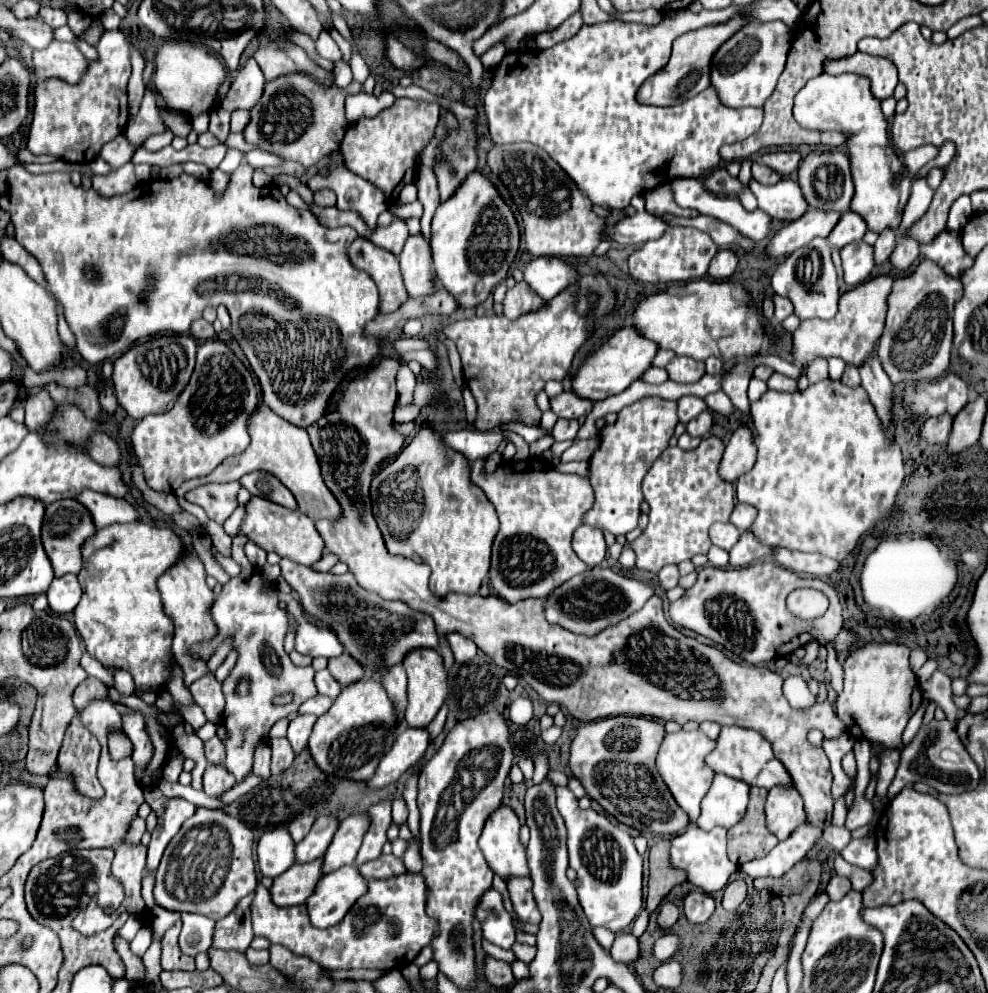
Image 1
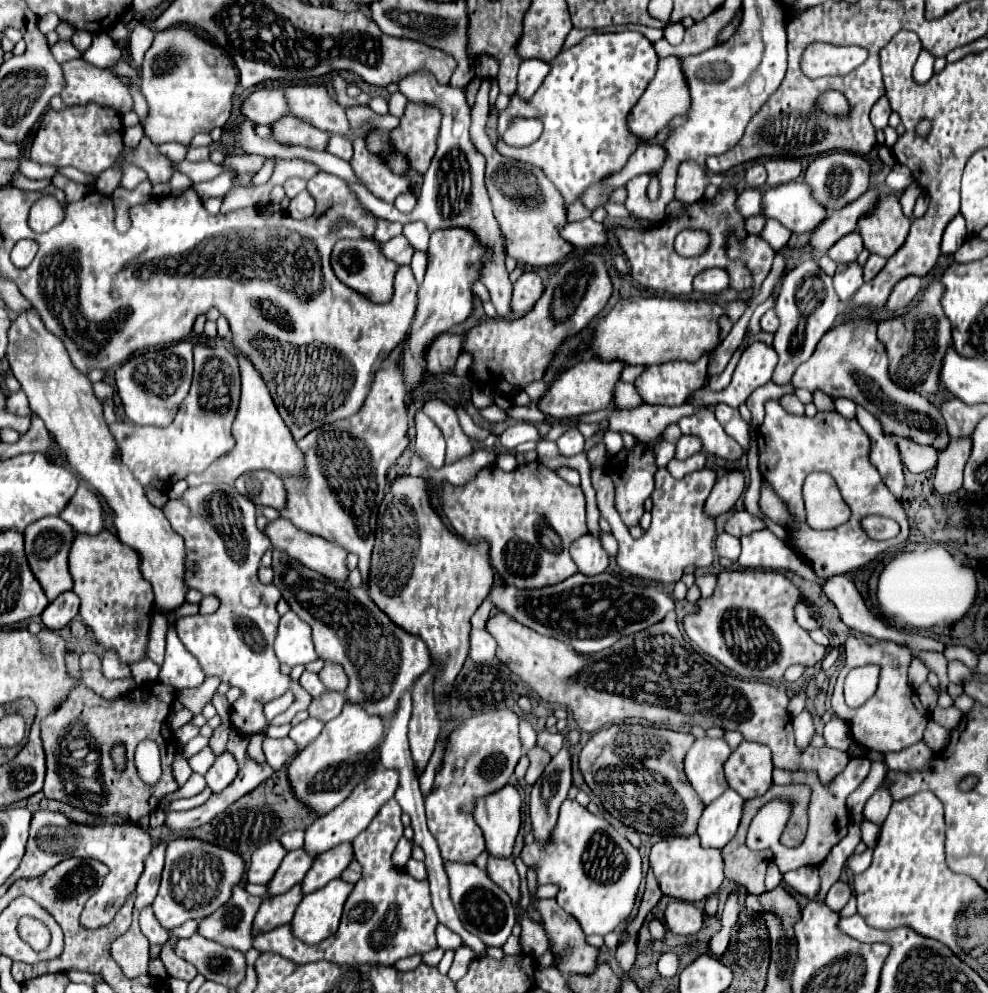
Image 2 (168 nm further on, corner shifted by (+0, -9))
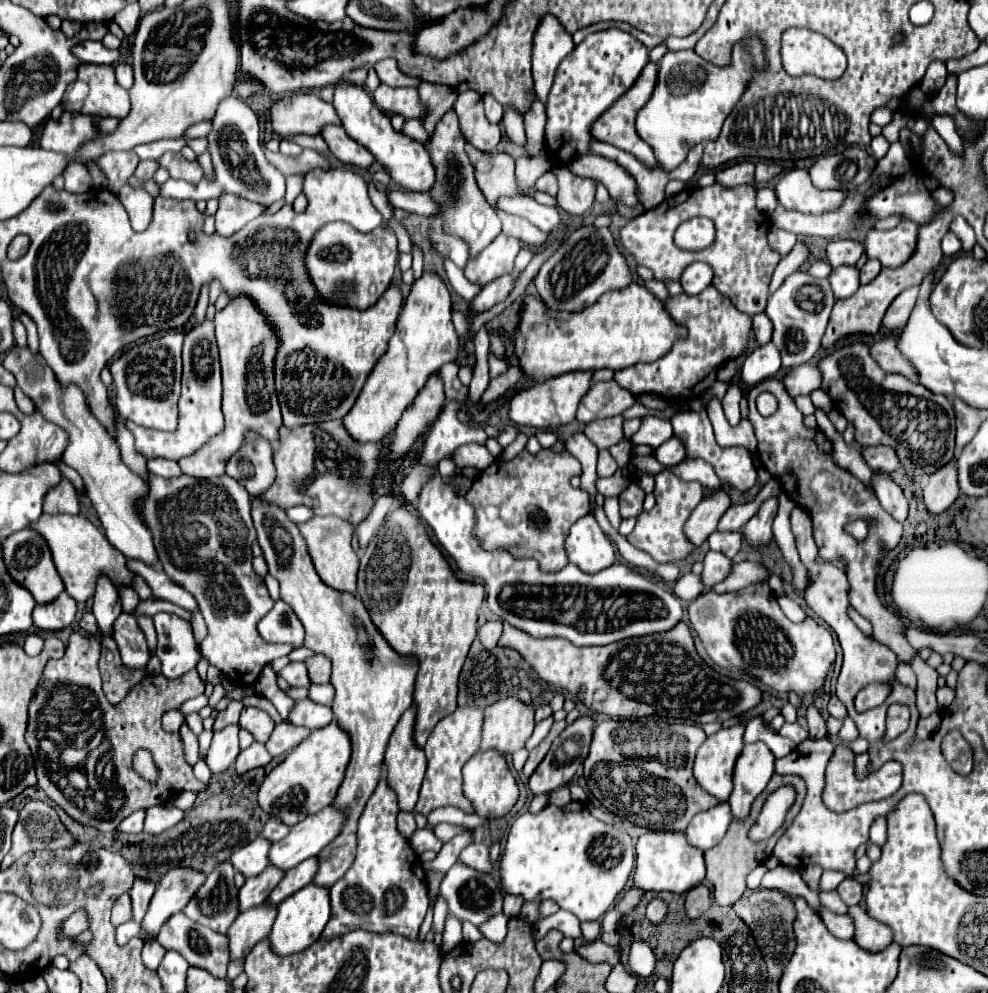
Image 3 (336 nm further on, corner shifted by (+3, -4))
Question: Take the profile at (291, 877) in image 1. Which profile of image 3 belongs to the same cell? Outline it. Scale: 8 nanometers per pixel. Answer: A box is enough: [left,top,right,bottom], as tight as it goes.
[227,906,275,960]

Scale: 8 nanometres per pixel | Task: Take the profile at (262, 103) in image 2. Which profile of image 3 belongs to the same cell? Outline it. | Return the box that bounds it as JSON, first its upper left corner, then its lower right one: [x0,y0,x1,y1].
[271,92,341,136]

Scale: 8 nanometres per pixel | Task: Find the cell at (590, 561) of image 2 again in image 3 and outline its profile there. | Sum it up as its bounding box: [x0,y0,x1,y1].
[565,514,615,574]

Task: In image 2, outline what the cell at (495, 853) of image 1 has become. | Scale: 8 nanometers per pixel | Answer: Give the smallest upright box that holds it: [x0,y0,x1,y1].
[474,785,522,859]

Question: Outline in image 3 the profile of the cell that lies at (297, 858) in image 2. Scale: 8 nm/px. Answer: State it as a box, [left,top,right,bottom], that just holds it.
[237,866,285,912]

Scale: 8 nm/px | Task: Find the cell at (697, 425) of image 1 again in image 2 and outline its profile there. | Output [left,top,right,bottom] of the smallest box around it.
[676,435,702,459]

